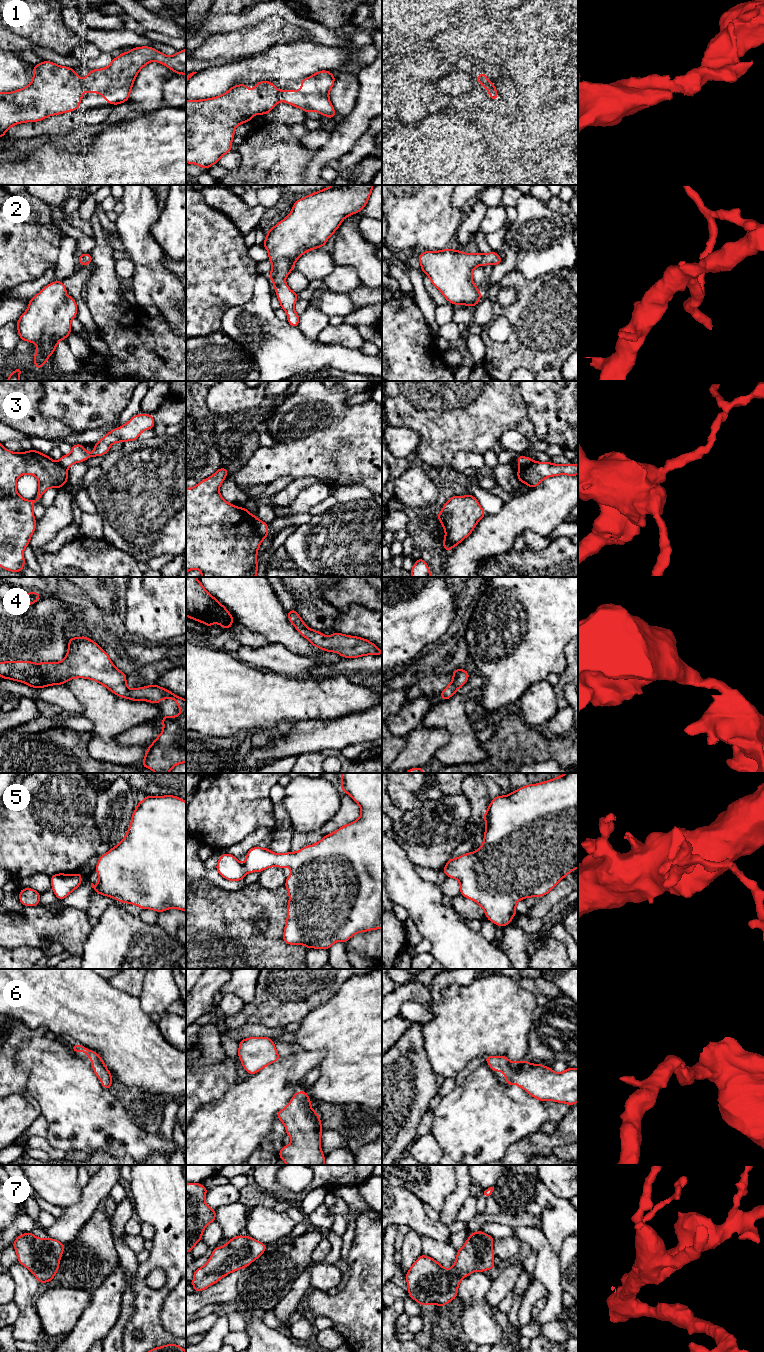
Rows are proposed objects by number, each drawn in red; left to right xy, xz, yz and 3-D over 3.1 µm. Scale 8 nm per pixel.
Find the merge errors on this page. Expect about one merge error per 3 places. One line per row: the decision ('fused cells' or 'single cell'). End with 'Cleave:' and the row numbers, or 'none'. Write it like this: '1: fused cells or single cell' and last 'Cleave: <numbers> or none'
1: single cell
2: single cell
3: fused cells
4: single cell
5: single cell
6: single cell
7: single cell
Cleave: 3

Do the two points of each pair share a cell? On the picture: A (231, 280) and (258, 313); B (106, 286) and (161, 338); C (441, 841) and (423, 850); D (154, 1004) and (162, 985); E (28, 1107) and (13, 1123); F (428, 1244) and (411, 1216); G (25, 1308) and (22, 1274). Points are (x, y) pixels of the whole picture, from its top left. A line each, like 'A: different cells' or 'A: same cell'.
A: different cells
B: same cell
C: same cell
D: same cell
E: same cell
F: different cells
G: same cell

